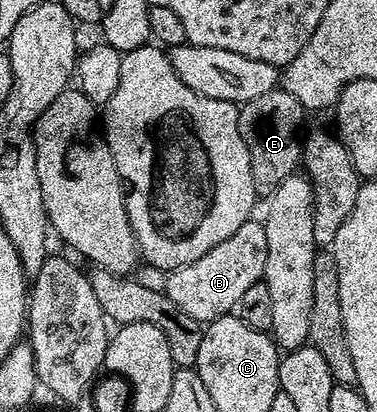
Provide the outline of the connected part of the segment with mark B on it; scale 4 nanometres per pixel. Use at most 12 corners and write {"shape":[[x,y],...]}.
{"shape":[[248,220],[201,260],[165,293],[204,324],[263,281],[265,228]]}

